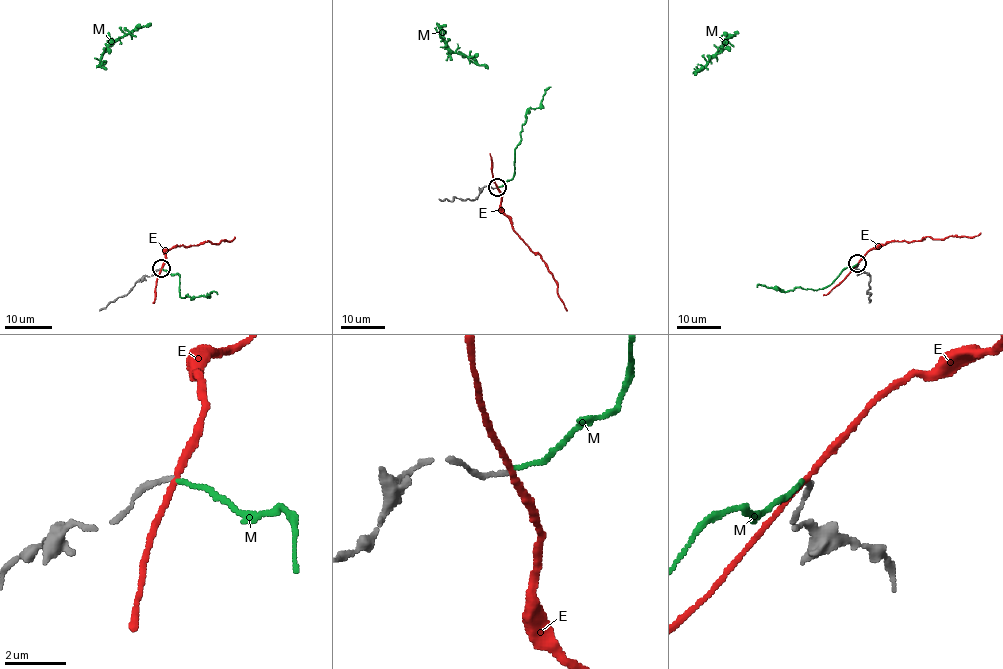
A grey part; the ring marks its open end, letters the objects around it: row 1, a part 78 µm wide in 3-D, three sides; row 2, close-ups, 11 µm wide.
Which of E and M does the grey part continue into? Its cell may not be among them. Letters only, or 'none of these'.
M

